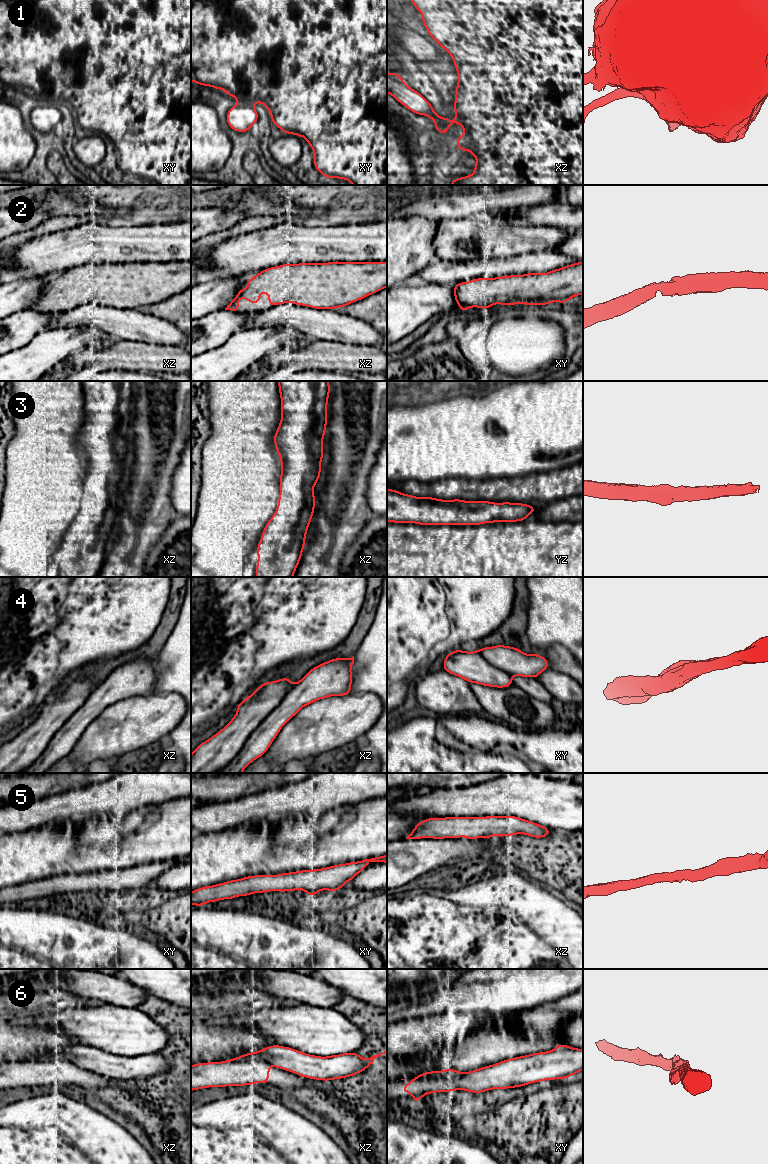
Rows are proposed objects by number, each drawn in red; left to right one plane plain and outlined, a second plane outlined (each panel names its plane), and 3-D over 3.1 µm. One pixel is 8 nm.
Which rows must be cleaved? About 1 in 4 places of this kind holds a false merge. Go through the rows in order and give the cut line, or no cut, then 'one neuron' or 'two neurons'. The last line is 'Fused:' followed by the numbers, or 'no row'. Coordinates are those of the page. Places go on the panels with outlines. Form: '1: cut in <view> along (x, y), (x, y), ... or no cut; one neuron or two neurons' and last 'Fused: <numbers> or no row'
1: cut in xy along (238, 101), (251, 104); two neurons
2: no cut; one neuron
3: no cut; one neuron
4: cut in xz along (295, 684), (283, 700), (253, 730), (239, 752), (221, 768); two neurons
5: no cut; one neuron
6: cut in xy along (464, 1073), (452, 1080), (443, 1078), (412, 1079); two neurons
Fused: 1, 4, 6

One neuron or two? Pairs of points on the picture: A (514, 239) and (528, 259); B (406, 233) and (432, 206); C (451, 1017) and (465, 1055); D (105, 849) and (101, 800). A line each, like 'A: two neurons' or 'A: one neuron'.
A: two neurons
B: two neurons
C: two neurons
D: two neurons

